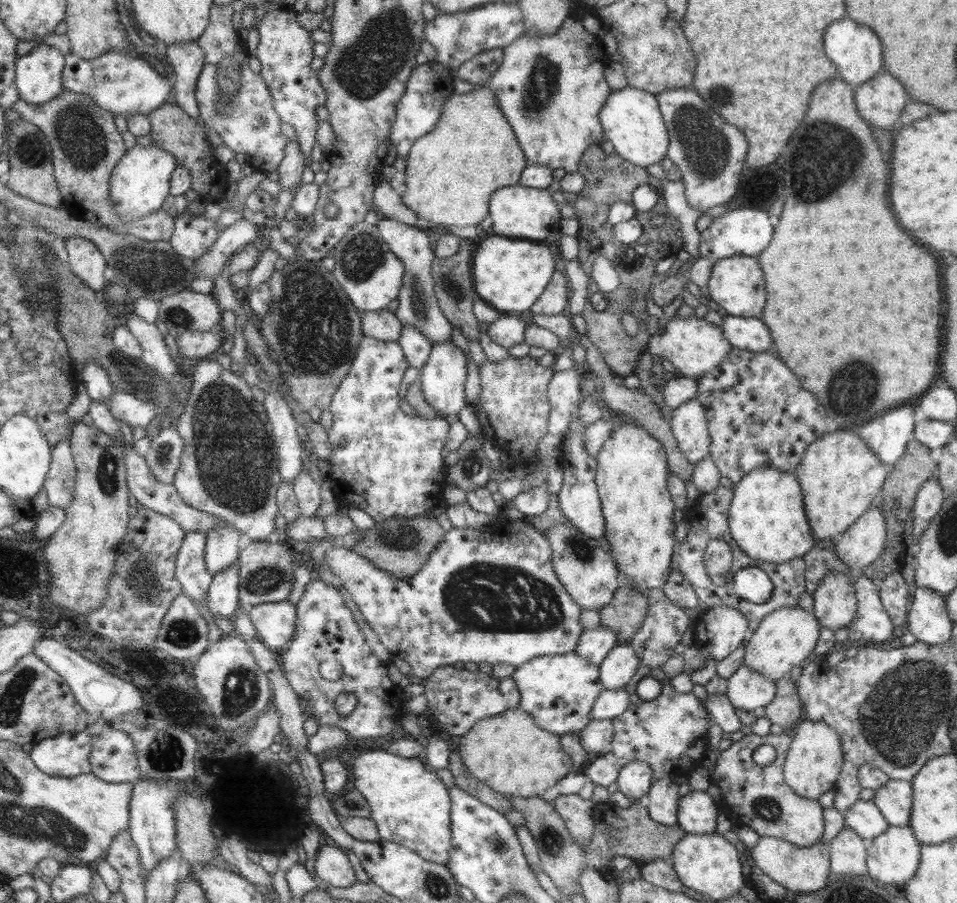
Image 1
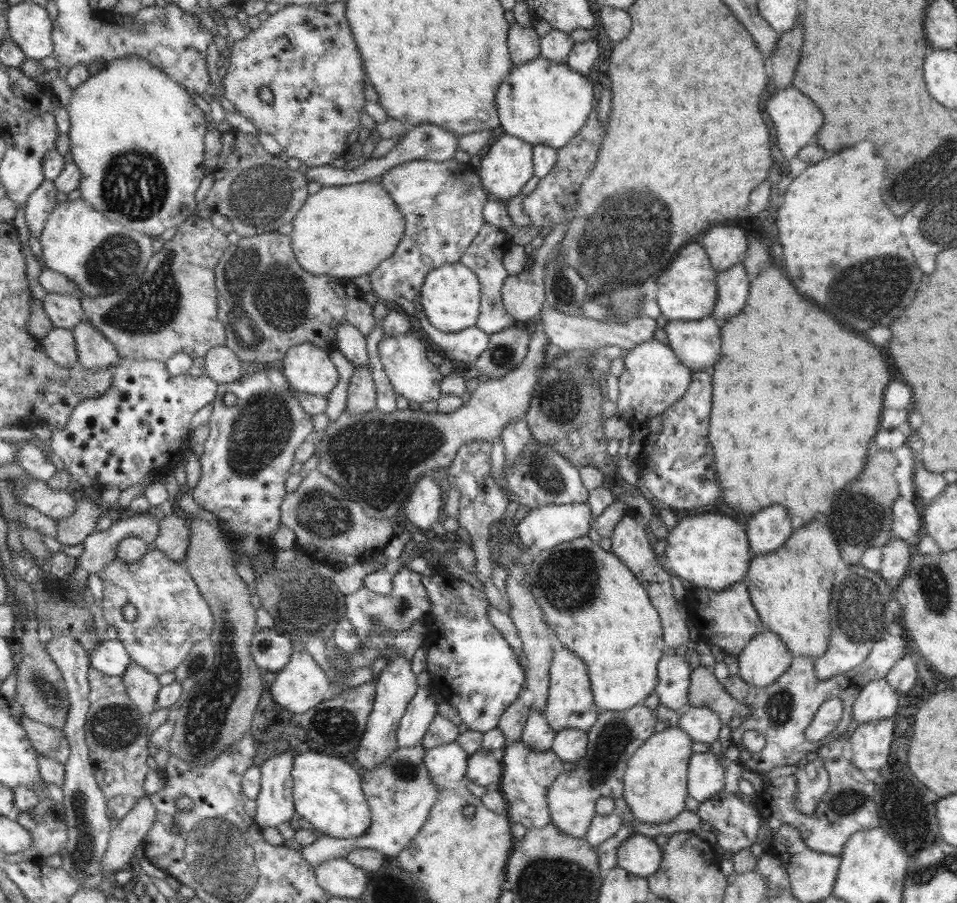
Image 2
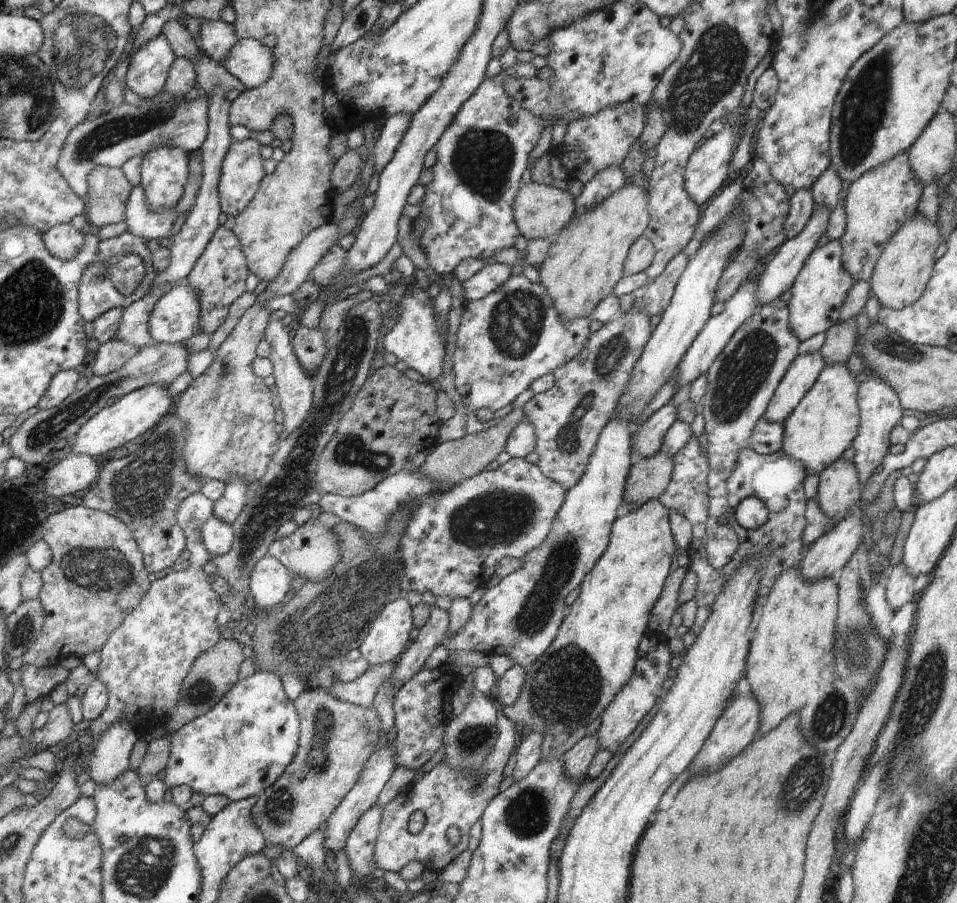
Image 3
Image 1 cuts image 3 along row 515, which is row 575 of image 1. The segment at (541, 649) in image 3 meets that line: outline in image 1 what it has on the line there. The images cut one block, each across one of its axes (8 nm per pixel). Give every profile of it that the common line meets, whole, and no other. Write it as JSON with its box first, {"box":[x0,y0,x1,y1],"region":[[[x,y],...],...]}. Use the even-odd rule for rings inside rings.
{"box":[544,524,618,610],"region":[[[556,524],[544,533],[552,547],[552,567],[556,576],[583,610],[600,610],[614,597],[618,589],[618,567],[609,552],[596,545],[596,541],[574,526]]]}

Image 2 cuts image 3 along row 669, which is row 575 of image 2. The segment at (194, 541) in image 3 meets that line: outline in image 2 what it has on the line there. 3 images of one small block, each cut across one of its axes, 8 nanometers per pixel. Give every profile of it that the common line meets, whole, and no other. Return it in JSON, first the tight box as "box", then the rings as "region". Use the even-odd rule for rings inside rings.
{"box":[97,549,215,675],"region":[[[150,549],[140,560],[131,563],[115,557],[97,574],[104,583],[104,620],[118,629],[117,640],[124,645],[130,659],[152,675],[174,672],[197,642],[210,638],[215,624],[211,607],[182,562],[169,559],[158,549]],[[127,604],[136,608],[132,622],[124,618]]]}

